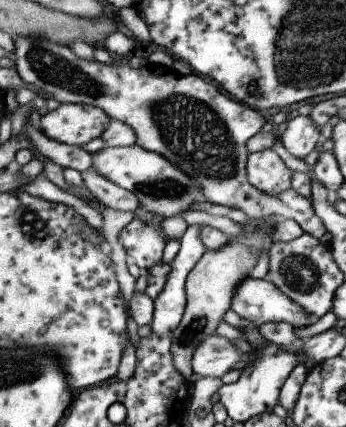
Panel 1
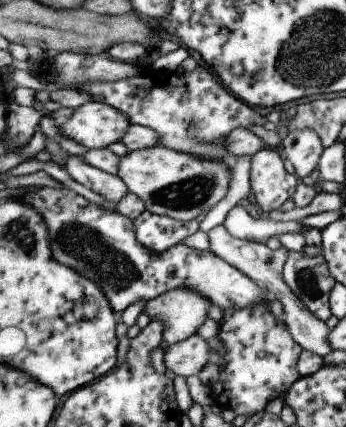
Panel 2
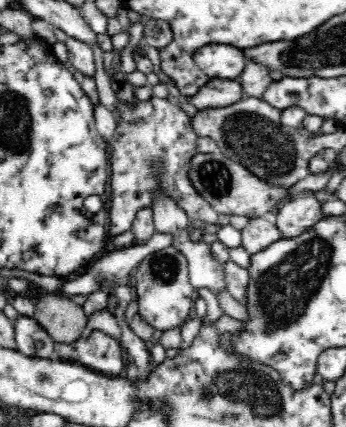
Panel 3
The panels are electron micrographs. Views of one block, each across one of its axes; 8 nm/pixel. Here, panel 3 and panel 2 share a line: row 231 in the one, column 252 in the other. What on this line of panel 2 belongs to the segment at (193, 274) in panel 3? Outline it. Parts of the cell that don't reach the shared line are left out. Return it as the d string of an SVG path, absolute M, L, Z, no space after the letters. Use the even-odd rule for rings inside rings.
M265 148L263 152L253 156L253 208L257 212L275 212L297 192L297 176L285 170L285 156L273 148Z

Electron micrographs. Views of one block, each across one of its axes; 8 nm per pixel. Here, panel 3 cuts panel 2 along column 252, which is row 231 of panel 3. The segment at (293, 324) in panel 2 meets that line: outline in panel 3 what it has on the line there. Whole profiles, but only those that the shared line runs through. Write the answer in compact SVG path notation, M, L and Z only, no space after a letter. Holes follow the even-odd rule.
M250 218L242 228L242 246L254 254L280 240L280 234L274 226L274 218Z

